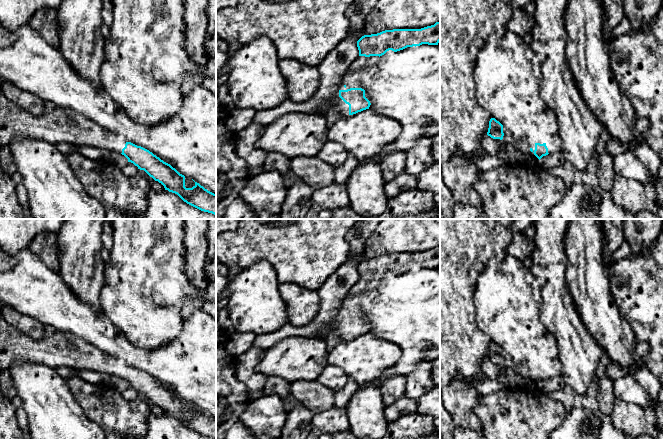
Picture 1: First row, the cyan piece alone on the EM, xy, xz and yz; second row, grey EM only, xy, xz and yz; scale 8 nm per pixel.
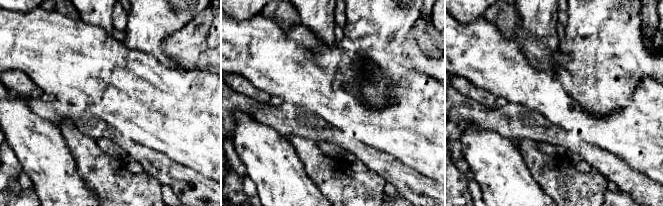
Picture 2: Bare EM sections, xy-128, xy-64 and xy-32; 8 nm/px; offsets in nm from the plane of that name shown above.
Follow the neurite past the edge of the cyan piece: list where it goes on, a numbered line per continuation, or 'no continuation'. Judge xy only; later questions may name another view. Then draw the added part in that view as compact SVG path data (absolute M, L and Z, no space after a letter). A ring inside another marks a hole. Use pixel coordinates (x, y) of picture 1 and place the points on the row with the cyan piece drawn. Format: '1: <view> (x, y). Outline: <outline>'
1: xy (61, 125). Outline: M0 92L0 146L16 138L41 139L52 144L68 143L121 154L126 141L70 108L55 107L41 116L20 108Z

